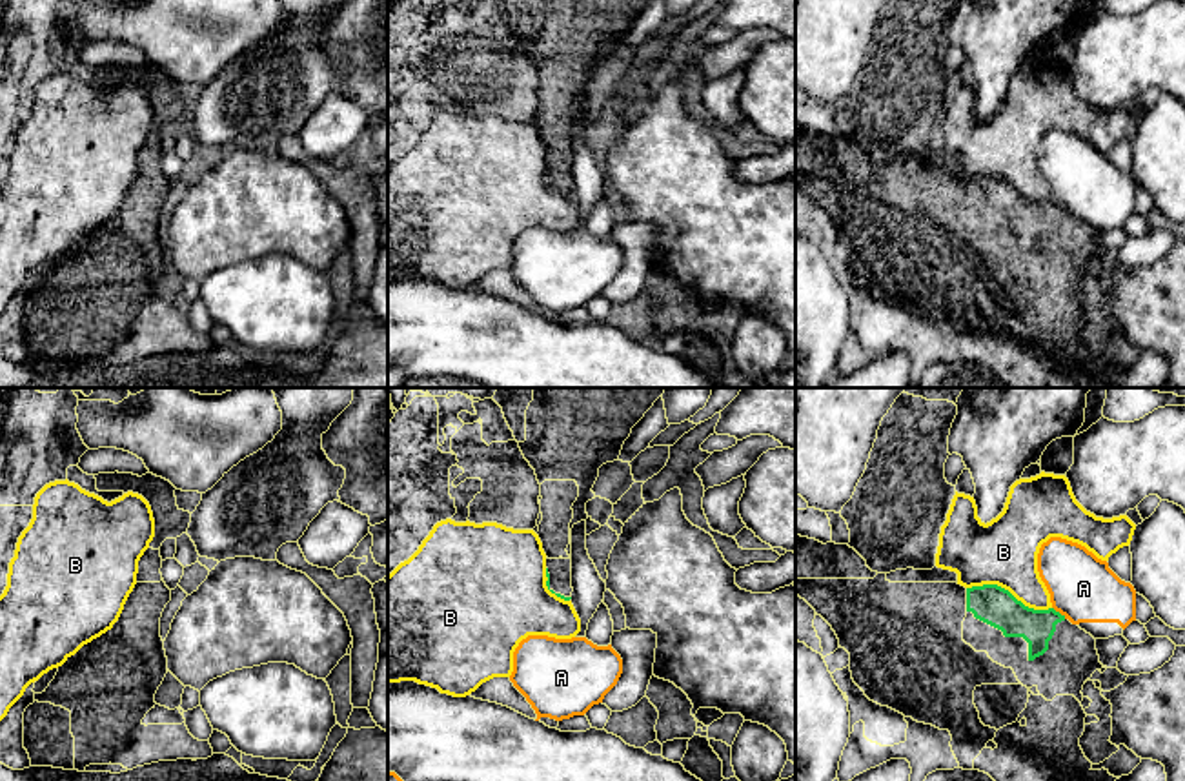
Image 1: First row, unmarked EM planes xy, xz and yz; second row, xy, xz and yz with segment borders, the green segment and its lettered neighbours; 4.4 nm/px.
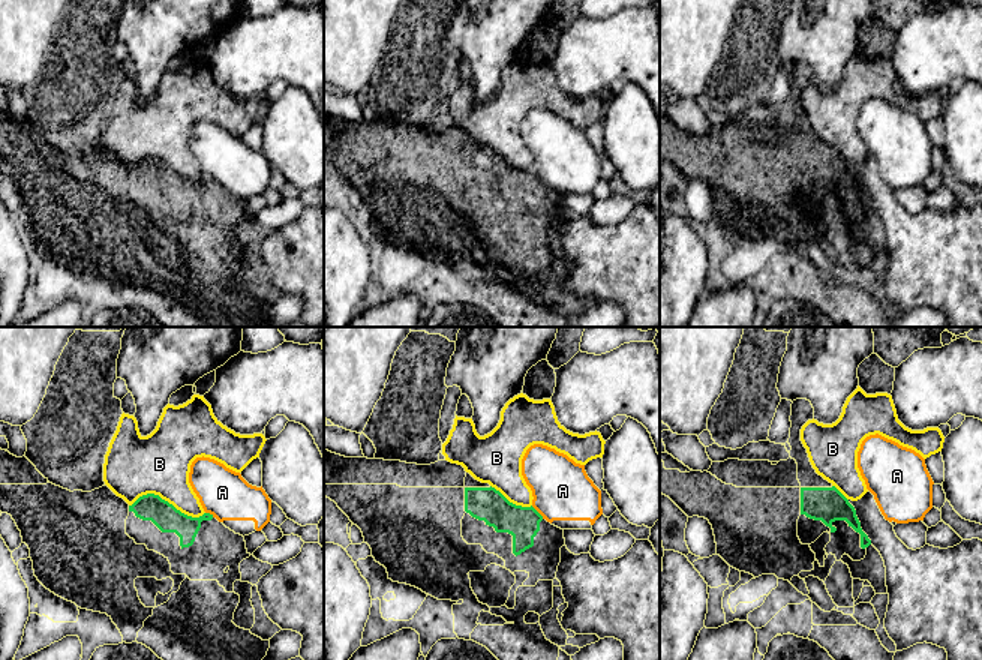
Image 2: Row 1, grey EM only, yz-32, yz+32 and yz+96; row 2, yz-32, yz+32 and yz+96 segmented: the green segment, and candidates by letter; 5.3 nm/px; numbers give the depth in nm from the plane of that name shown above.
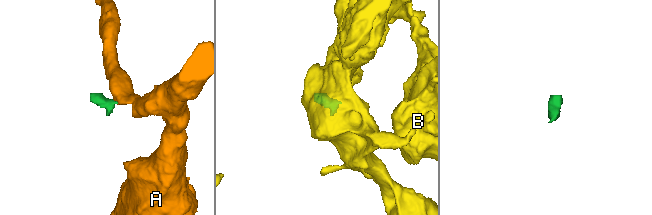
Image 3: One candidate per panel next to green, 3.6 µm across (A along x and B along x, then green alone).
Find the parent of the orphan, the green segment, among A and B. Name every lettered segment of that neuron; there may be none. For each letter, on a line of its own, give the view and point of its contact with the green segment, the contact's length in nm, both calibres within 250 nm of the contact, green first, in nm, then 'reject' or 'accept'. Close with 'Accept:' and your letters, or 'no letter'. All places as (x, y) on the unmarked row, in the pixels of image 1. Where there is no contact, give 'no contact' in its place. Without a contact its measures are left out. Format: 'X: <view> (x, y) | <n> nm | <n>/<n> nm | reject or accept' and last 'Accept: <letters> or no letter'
A: yz (1058, 204) | 80 nm | 160/300 nm | reject
B: yz (1007, 182) | 380 nm | 170/300 nm | reject
Accept: no letter

